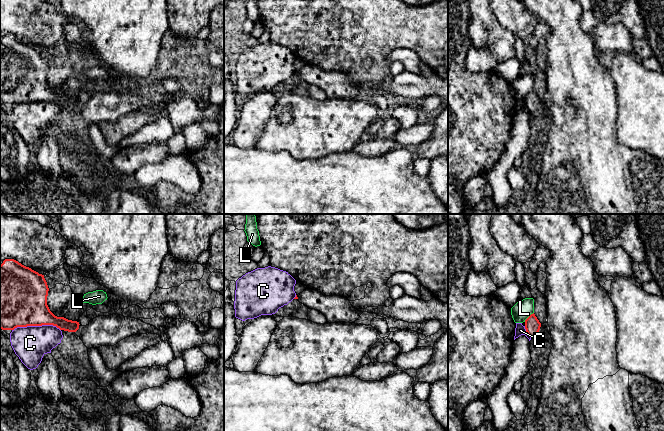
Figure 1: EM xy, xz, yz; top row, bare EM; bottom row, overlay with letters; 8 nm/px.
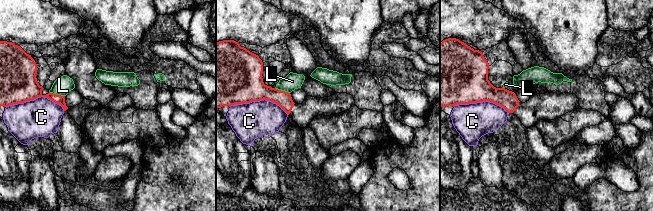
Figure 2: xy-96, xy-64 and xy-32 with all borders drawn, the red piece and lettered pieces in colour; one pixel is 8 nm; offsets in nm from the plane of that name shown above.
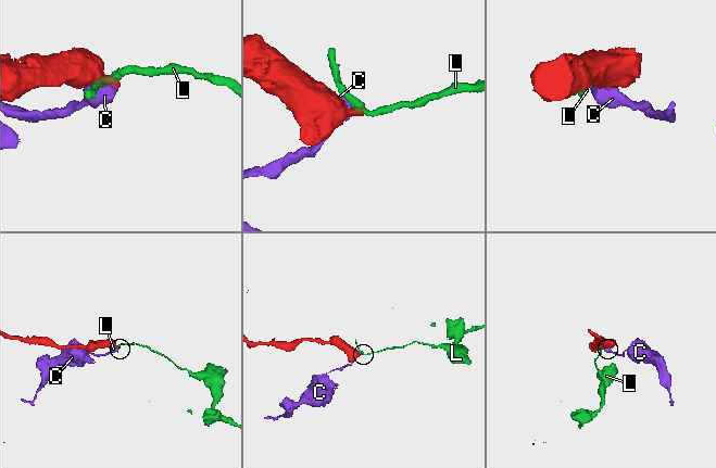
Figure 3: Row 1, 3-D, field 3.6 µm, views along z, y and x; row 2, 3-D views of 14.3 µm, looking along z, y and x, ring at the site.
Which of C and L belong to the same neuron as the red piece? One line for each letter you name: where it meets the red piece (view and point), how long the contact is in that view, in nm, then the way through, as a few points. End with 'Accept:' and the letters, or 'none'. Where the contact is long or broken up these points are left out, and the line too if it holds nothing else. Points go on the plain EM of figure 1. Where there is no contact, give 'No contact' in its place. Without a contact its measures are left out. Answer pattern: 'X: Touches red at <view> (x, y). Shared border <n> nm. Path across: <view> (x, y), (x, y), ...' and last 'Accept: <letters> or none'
Accept: none

